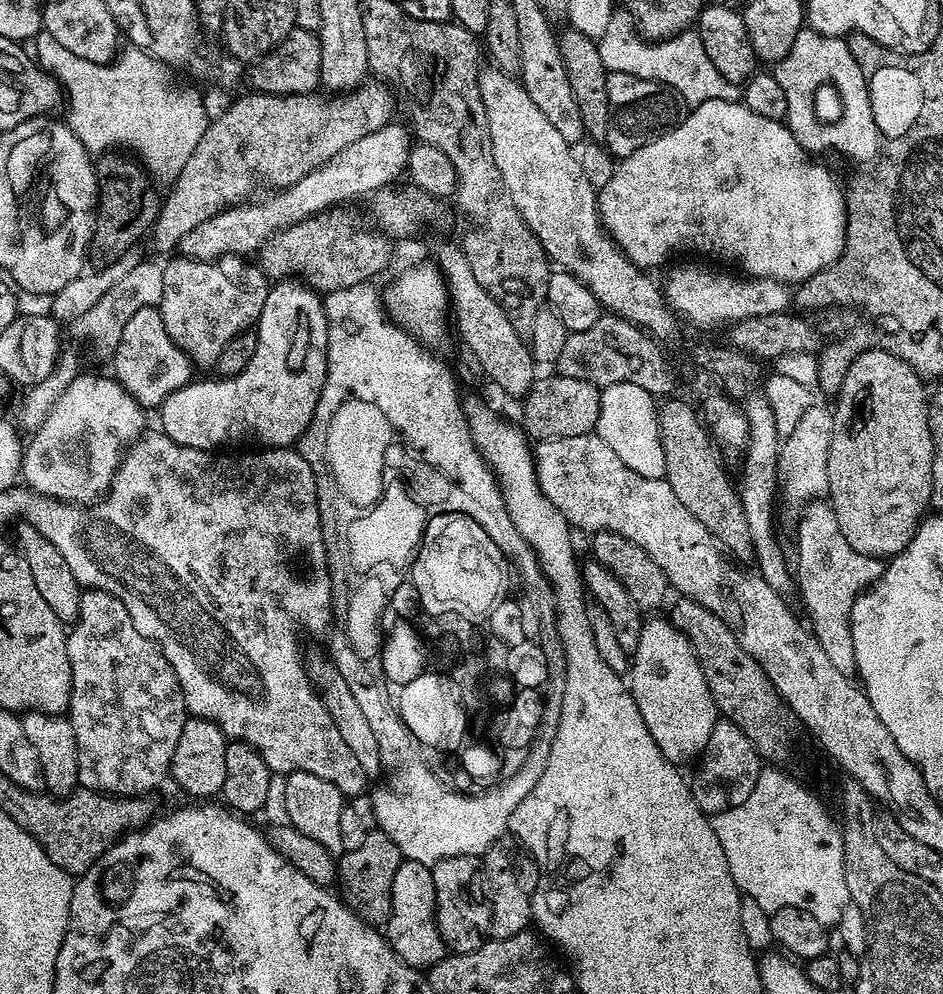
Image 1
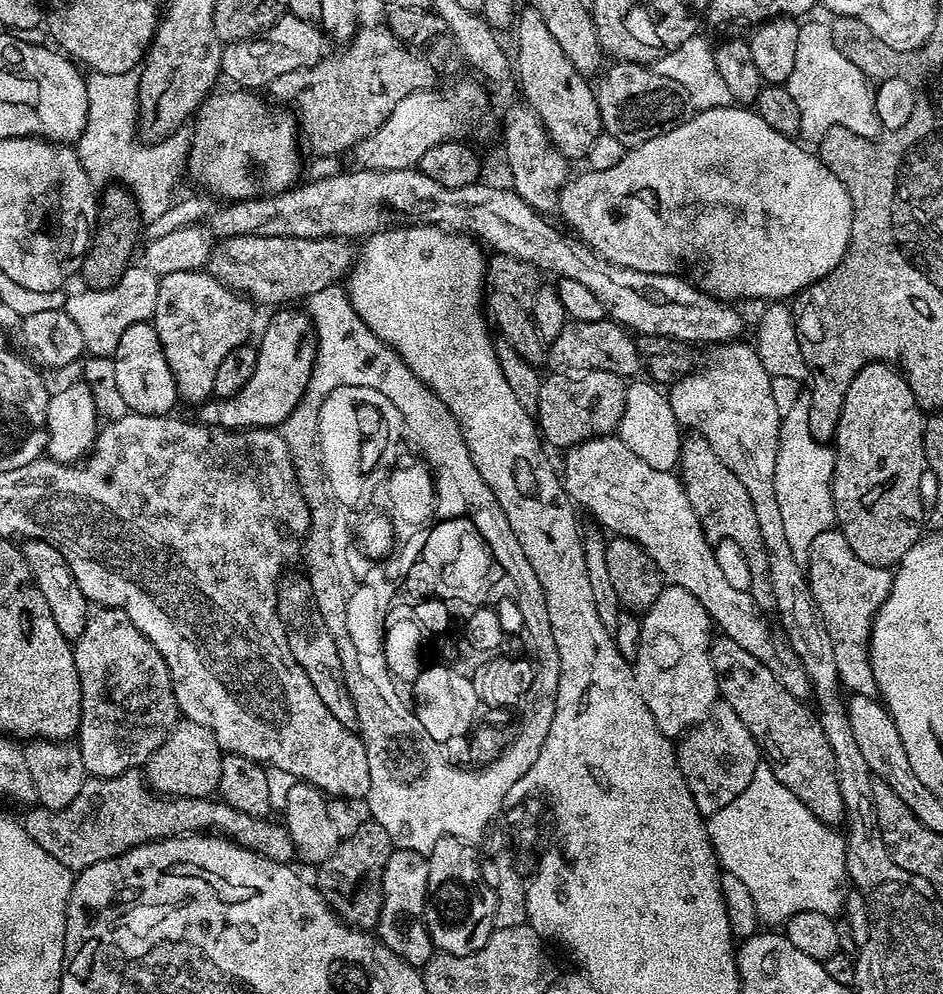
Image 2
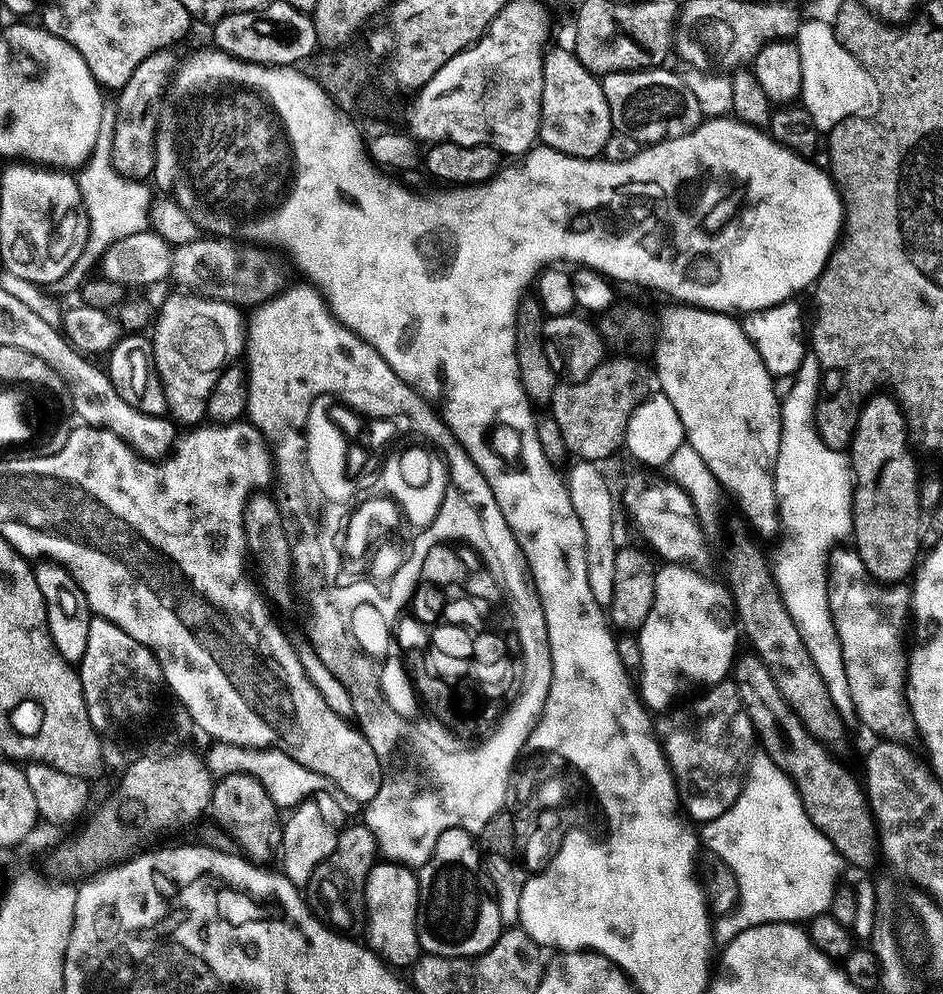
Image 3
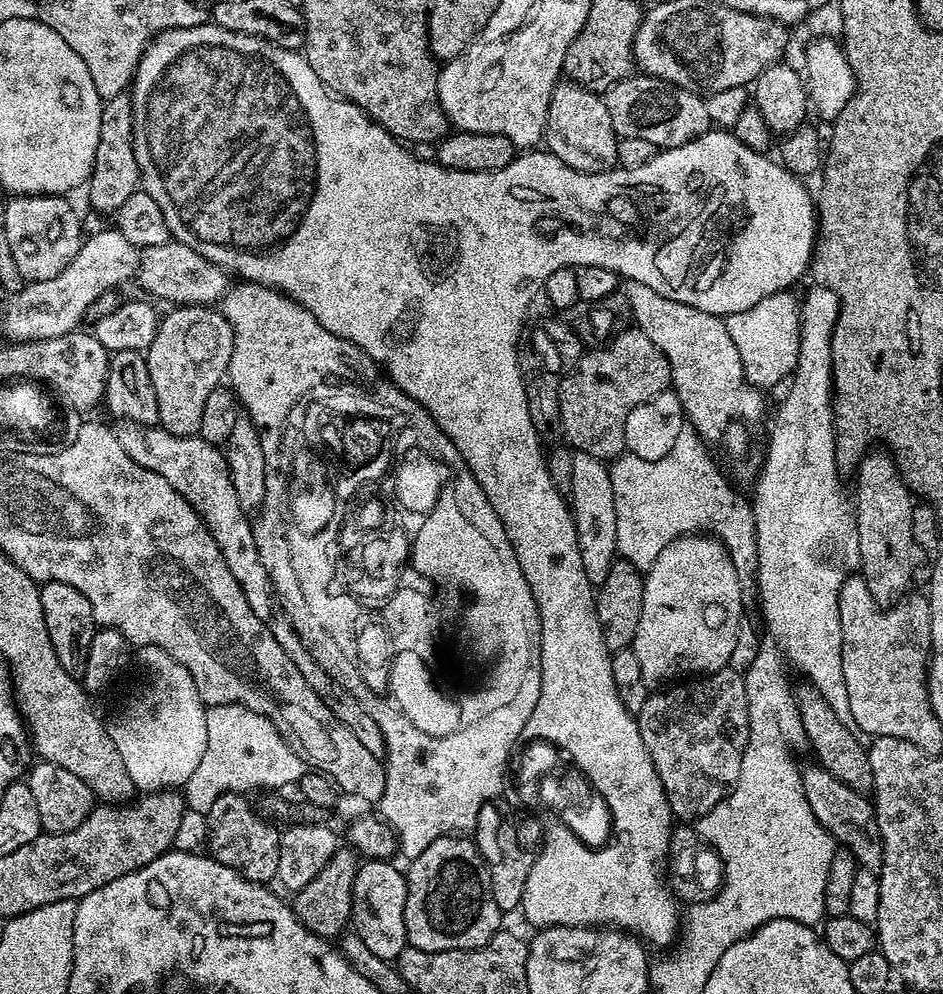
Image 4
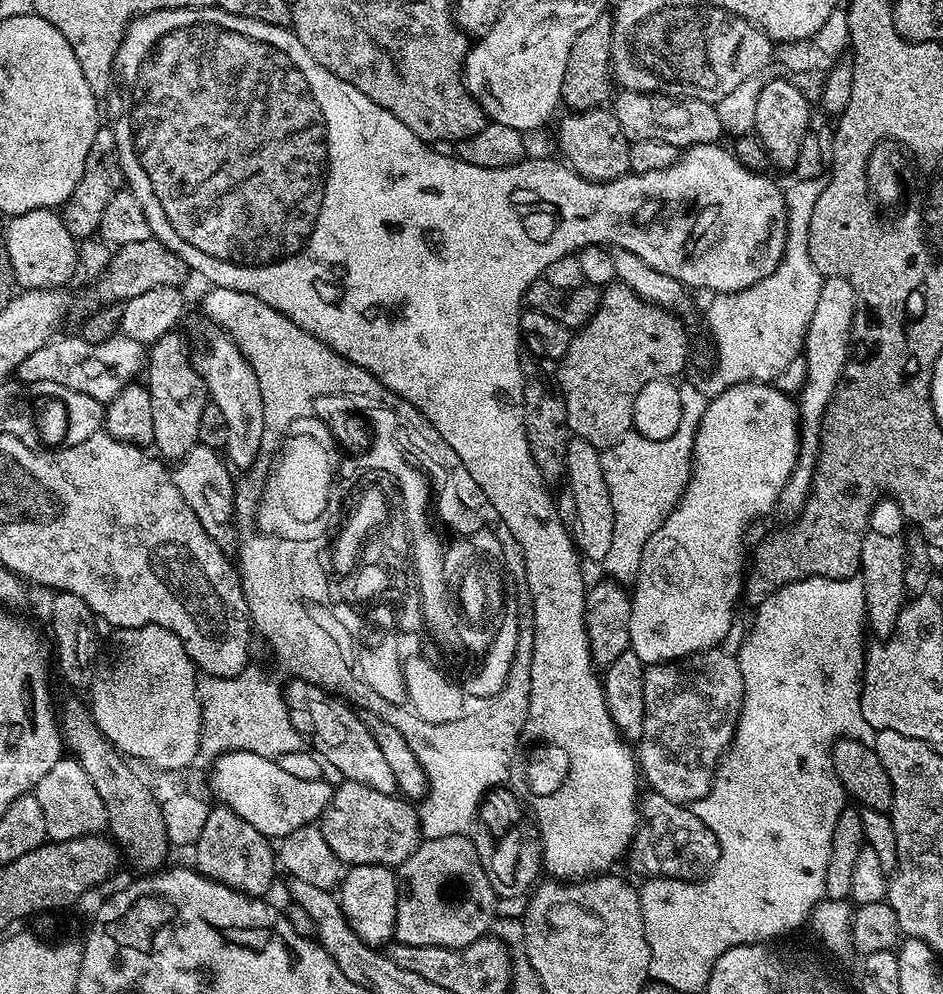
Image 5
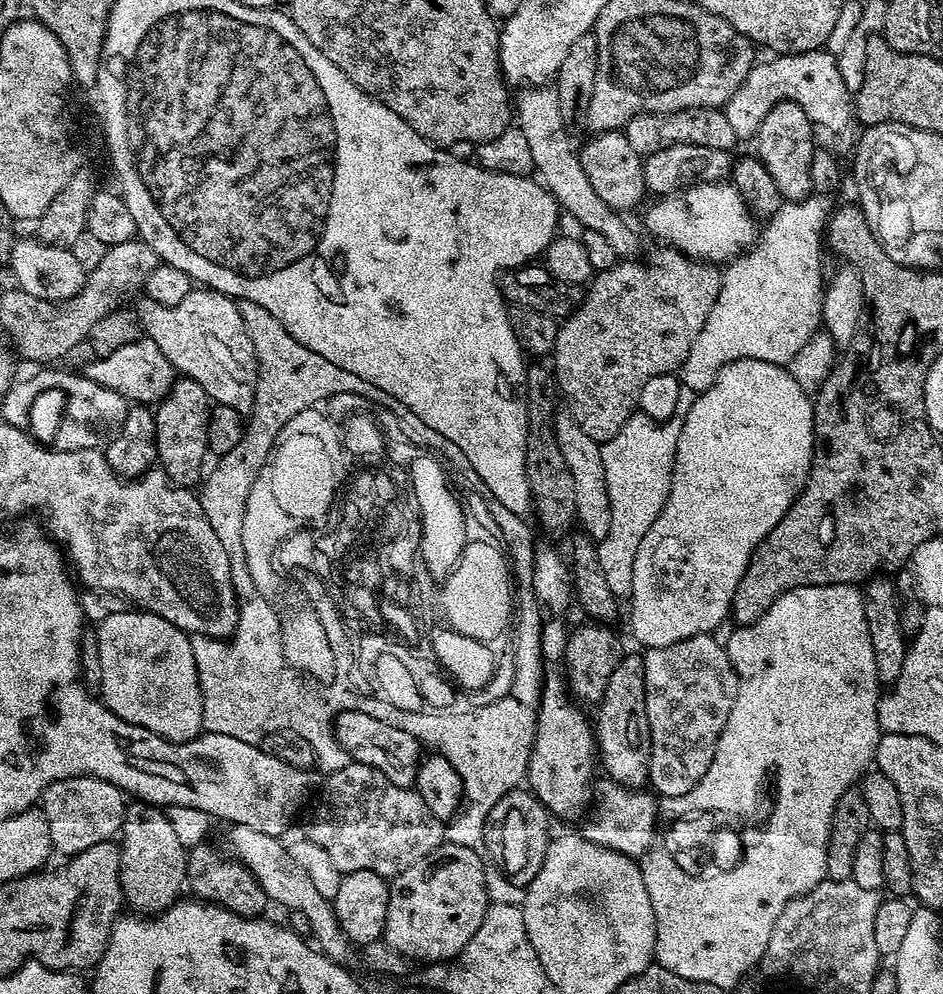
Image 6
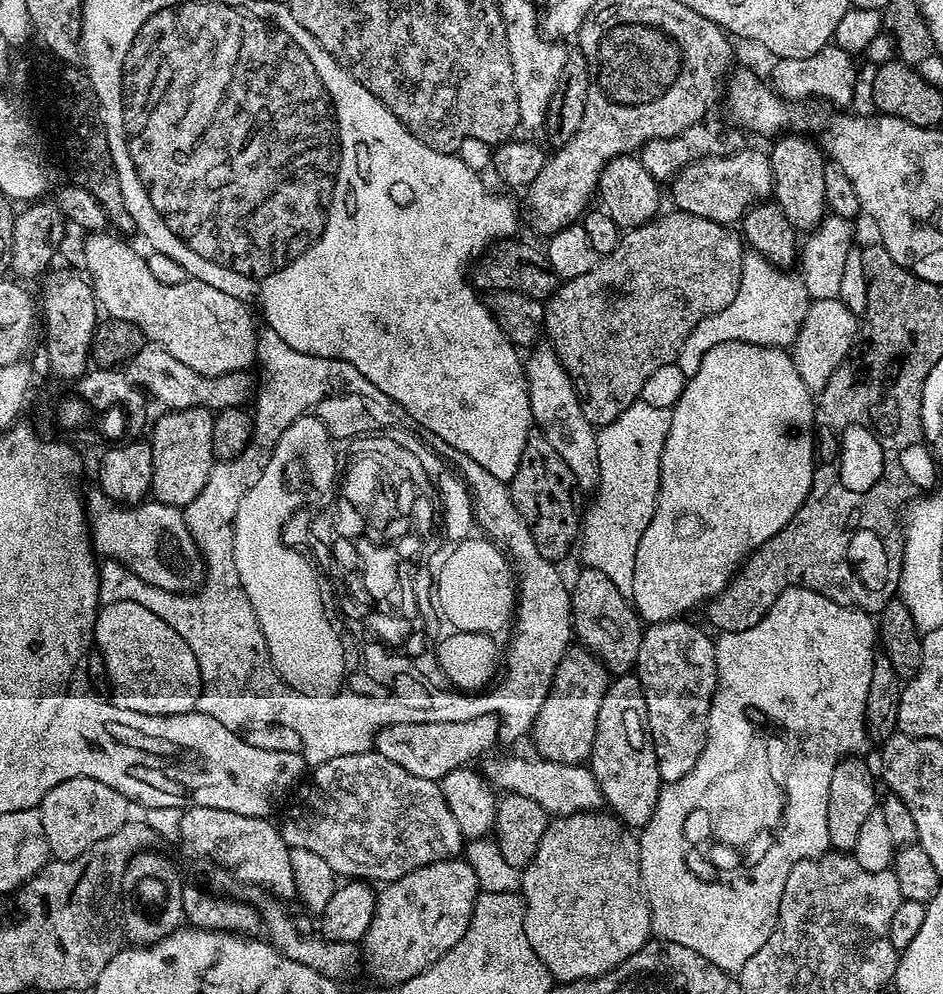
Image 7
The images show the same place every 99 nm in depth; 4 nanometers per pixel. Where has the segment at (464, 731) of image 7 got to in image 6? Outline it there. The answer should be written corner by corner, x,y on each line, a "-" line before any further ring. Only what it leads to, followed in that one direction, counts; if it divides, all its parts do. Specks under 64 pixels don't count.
358,710
340,712
334,721
334,735
337,745
349,752
351,759
358,764
374,766
390,782
403,788
410,788
416,782
416,770
422,759
422,745
406,730
398,730
378,718
362,714

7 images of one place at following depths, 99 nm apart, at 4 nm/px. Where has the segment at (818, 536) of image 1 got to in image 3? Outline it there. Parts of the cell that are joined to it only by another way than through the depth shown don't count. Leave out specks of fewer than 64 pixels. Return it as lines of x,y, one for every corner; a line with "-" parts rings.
844,550
833,551
832,555
828,557
828,601
830,602
830,614
834,622
834,630
836,631
835,643
838,645
838,660
842,665
842,672
844,668
844,684
848,687
848,696
852,699
852,708
856,711
856,716
869,728
872,732
877,732
877,737
883,738
888,742
912,742
908,740
916,740
918,733
916,730
916,723
908,709
908,697
906,695
906,677
908,675
908,662
906,659
906,640
904,644
904,636
900,633
900,623
905,623
906,617
910,612
910,605
912,596
910,588
907,583
901,582
899,584
881,584
880,581
872,579
868,575
866,566
862,562
862,558
855,550
848,550
848,552
840,552

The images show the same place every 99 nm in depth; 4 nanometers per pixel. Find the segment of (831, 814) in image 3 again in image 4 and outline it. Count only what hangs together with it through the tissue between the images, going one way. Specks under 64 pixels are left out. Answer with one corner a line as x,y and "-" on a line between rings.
819,766
805,767
800,773
806,802
810,802
810,810
814,810
814,818
832,835
837,845
854,854
857,865
874,873
879,873
884,861
882,850
882,834
878,830
876,809
873,801
863,792
855,792
846,786
846,782
838,782
834,774
825,772

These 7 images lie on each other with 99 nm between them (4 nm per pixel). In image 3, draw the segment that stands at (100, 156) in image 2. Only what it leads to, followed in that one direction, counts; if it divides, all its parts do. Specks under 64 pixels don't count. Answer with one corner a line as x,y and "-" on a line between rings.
106,110
99,122
98,139
90,158
77,171
79,193
82,194
83,206
87,214
88,236
84,244
83,253
78,256
74,266
62,278
50,286
51,293
56,296
62,294
75,295
81,286
95,272
94,266
99,265
101,258
114,242
129,237
130,234
145,232
149,229
149,206
154,199
145,181
131,180
118,174
112,164
113,150
113,122
115,115

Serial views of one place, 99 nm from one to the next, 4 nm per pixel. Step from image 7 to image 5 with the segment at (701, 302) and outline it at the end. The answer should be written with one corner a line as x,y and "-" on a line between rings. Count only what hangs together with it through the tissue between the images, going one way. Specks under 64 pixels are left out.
613,282
603,289
600,297
600,309
594,314
594,318
590,318
588,324
585,324
583,328
579,329
573,335
570,342
570,350
566,350
564,357
558,361
557,368
560,368
556,372
557,378
560,379
558,391
564,397
568,430
575,439
585,440
586,442
590,442
590,446
603,450
614,446
623,436
627,436
629,432
633,431
632,415
634,414
634,398
640,393
642,386
646,386
646,382
676,378
676,375
688,364
688,332
675,319
680,321
669,309
640,299
633,289
628,288
622,283

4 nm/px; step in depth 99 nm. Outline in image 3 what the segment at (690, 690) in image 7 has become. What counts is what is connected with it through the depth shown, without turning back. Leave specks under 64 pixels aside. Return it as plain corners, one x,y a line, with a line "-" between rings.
735,683
711,685
697,696
700,696
697,700
681,703
663,713
654,727
664,757
668,759
680,804
689,821
703,822
726,814
726,810
734,806
754,755
756,731
752,729

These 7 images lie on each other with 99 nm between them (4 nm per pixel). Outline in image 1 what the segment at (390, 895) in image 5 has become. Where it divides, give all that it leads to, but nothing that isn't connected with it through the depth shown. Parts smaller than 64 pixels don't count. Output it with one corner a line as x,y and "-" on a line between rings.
403,859
401,865
394,875
392,909
386,923
386,939
392,949
396,951
396,956
402,958
411,968
427,970
443,960
446,955
444,939
438,928
436,921
436,895
434,894
434,878
429,865
422,862

